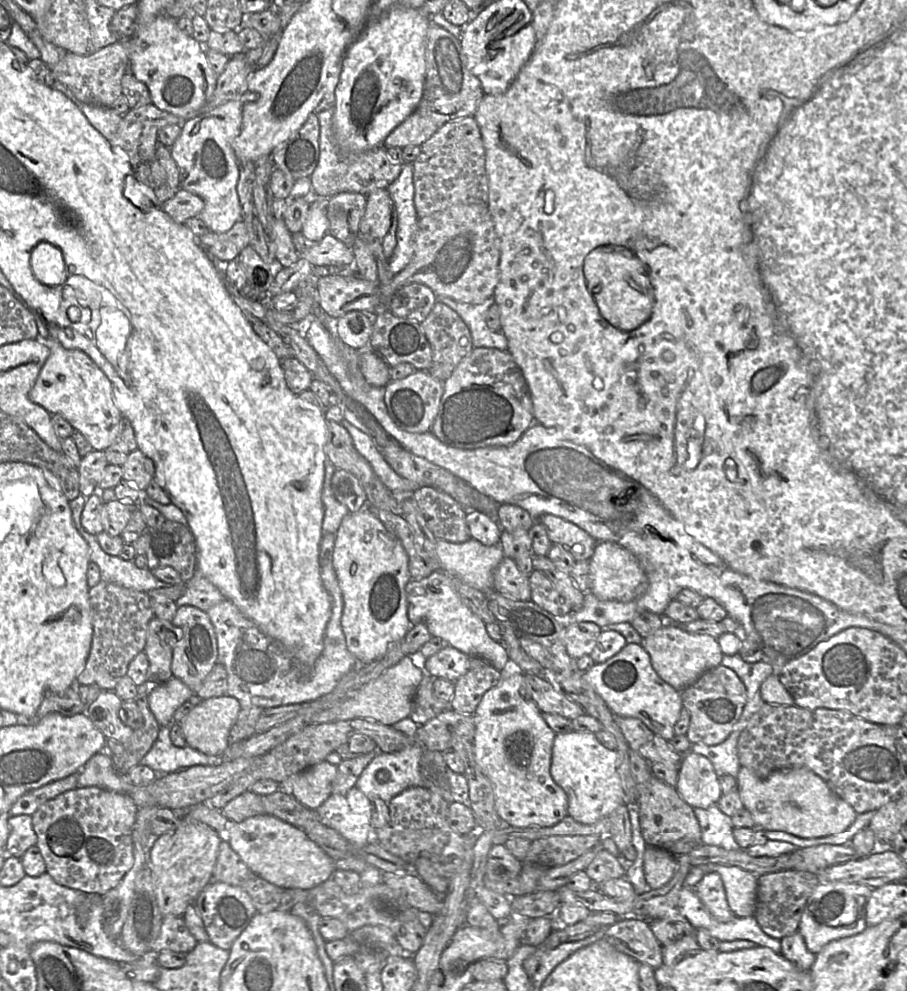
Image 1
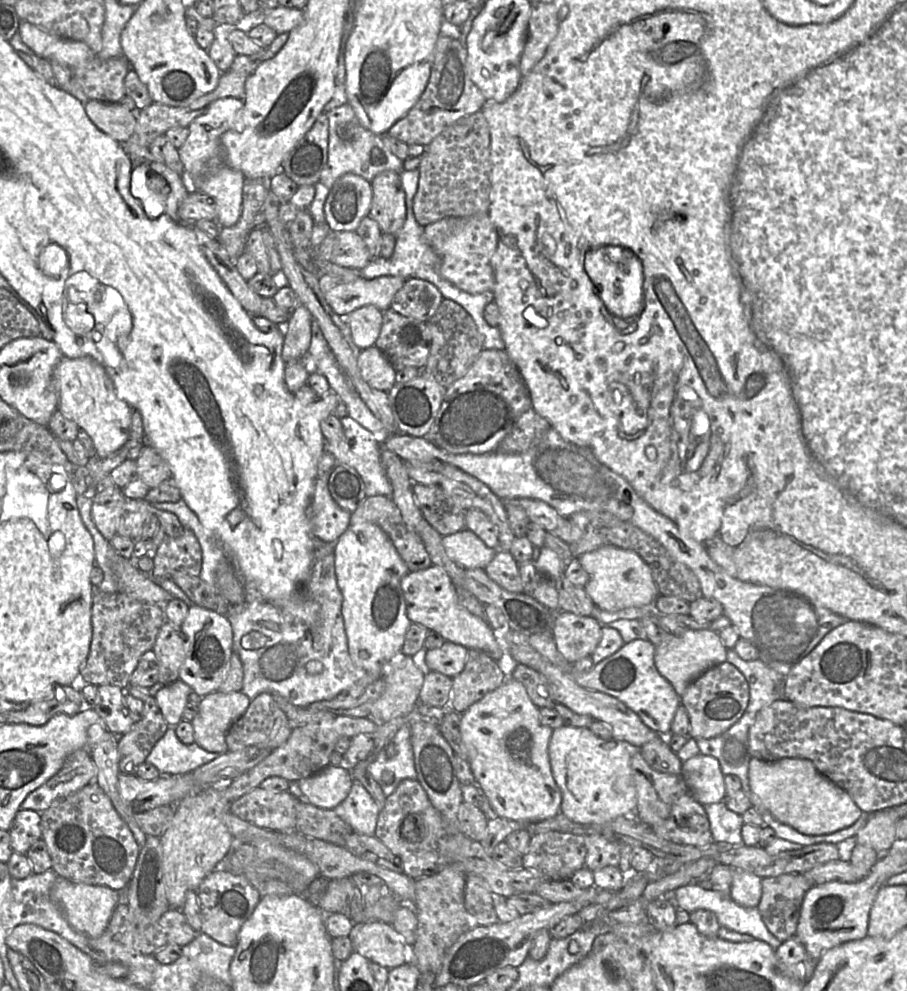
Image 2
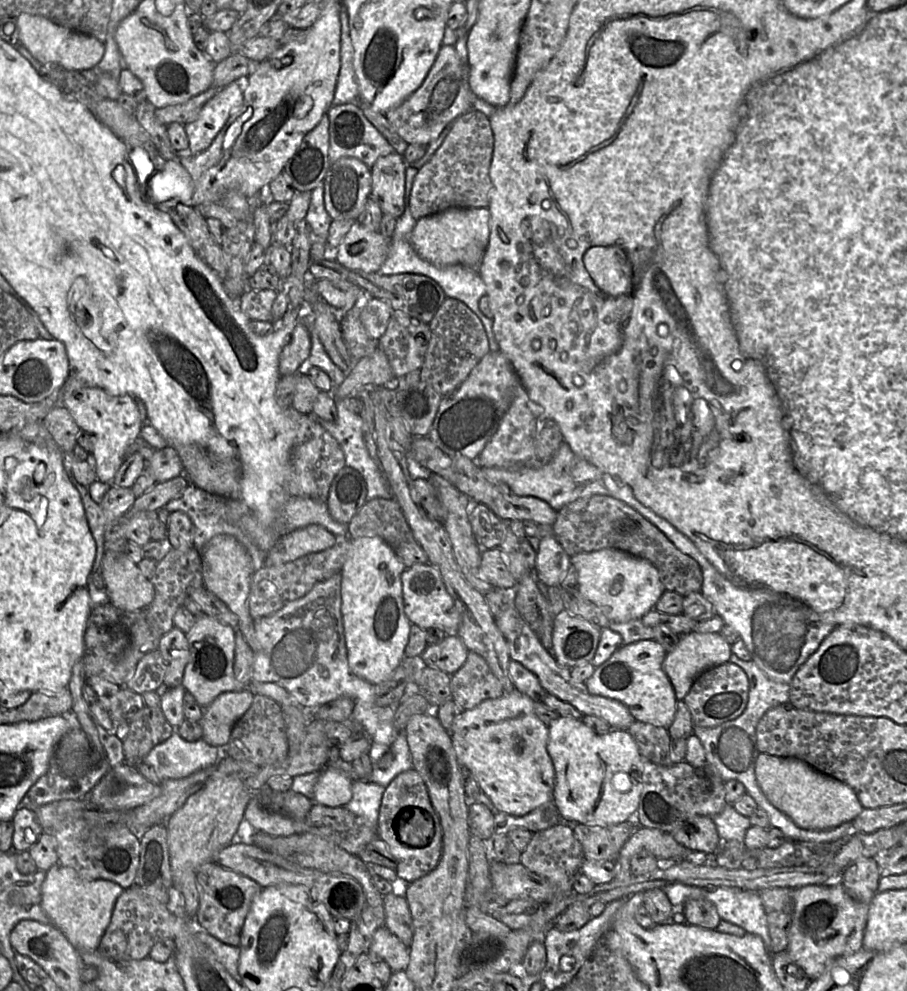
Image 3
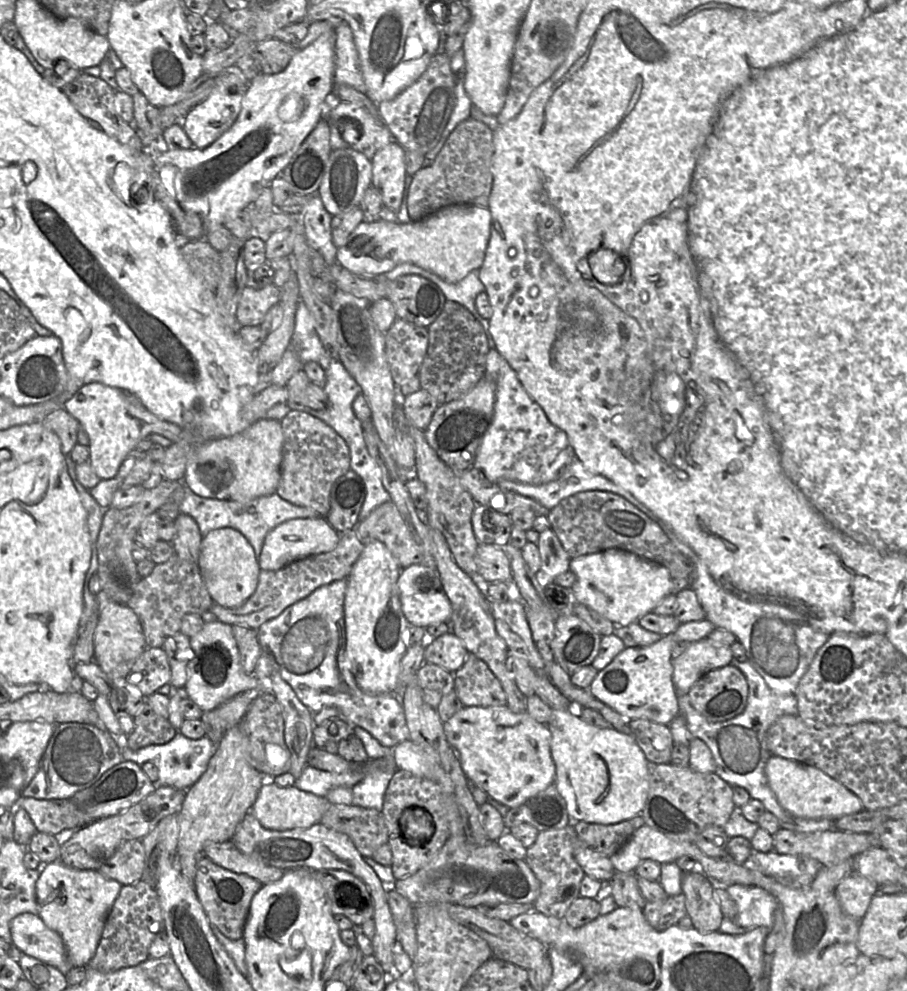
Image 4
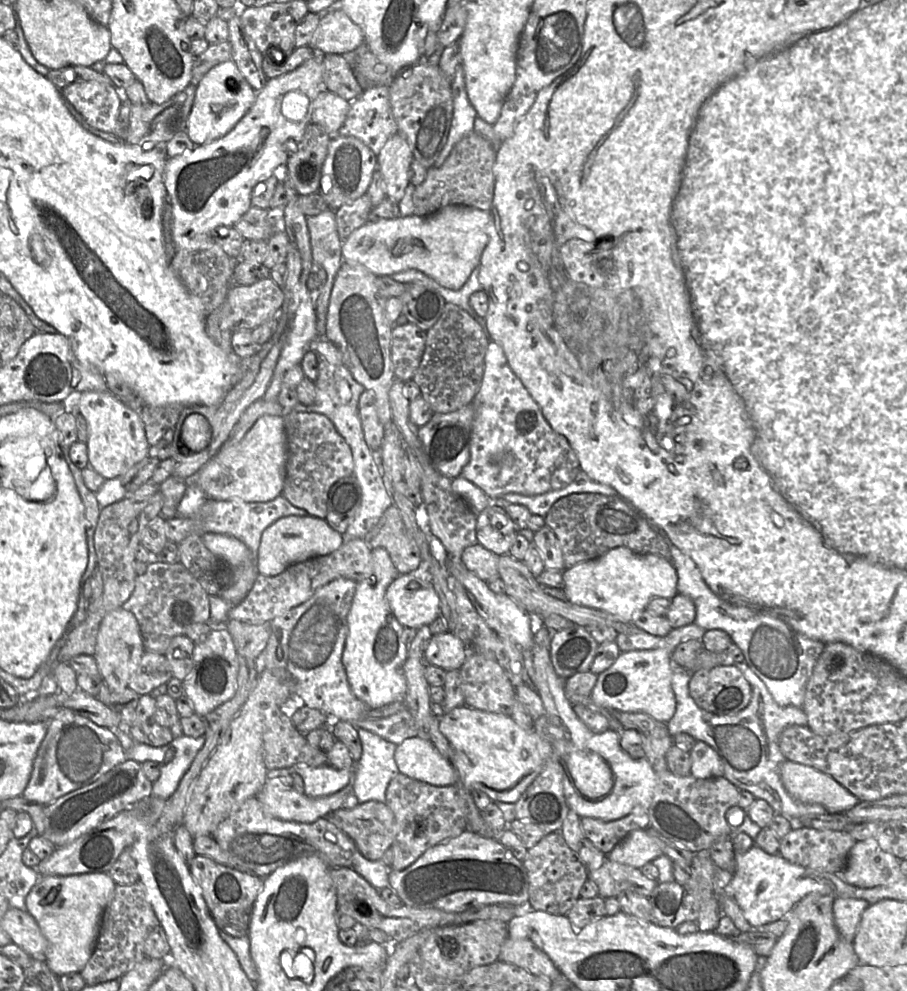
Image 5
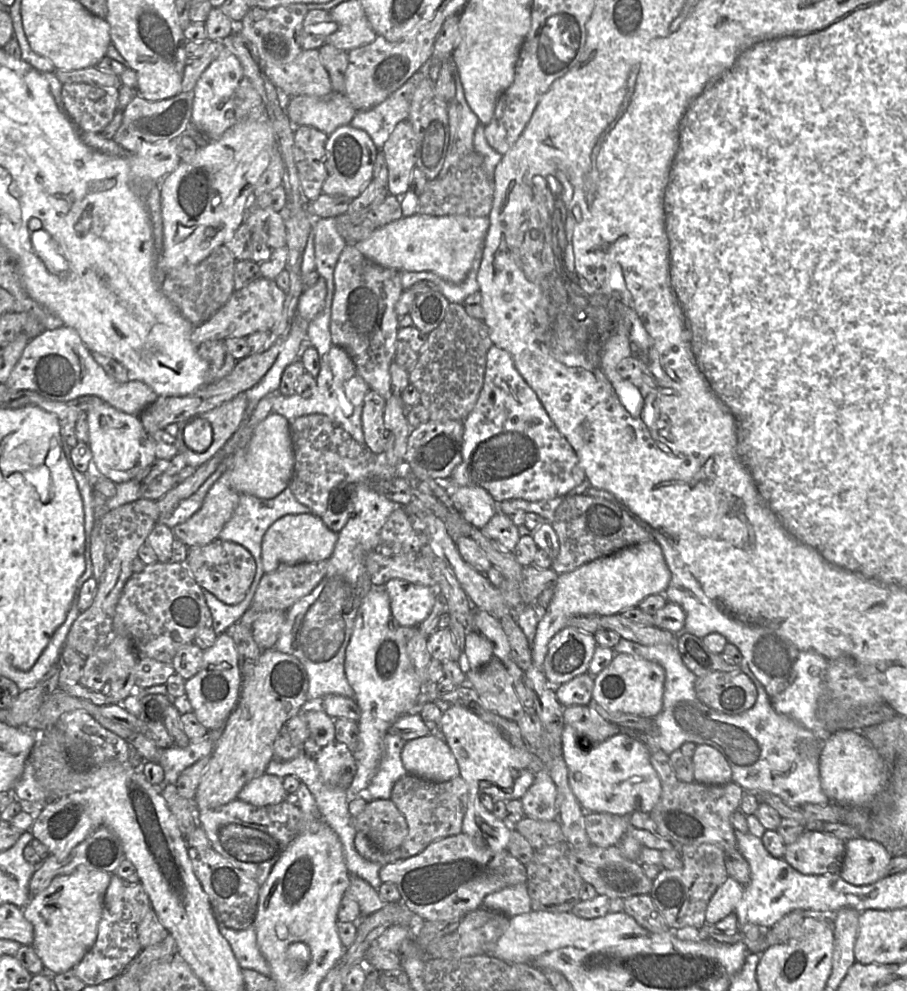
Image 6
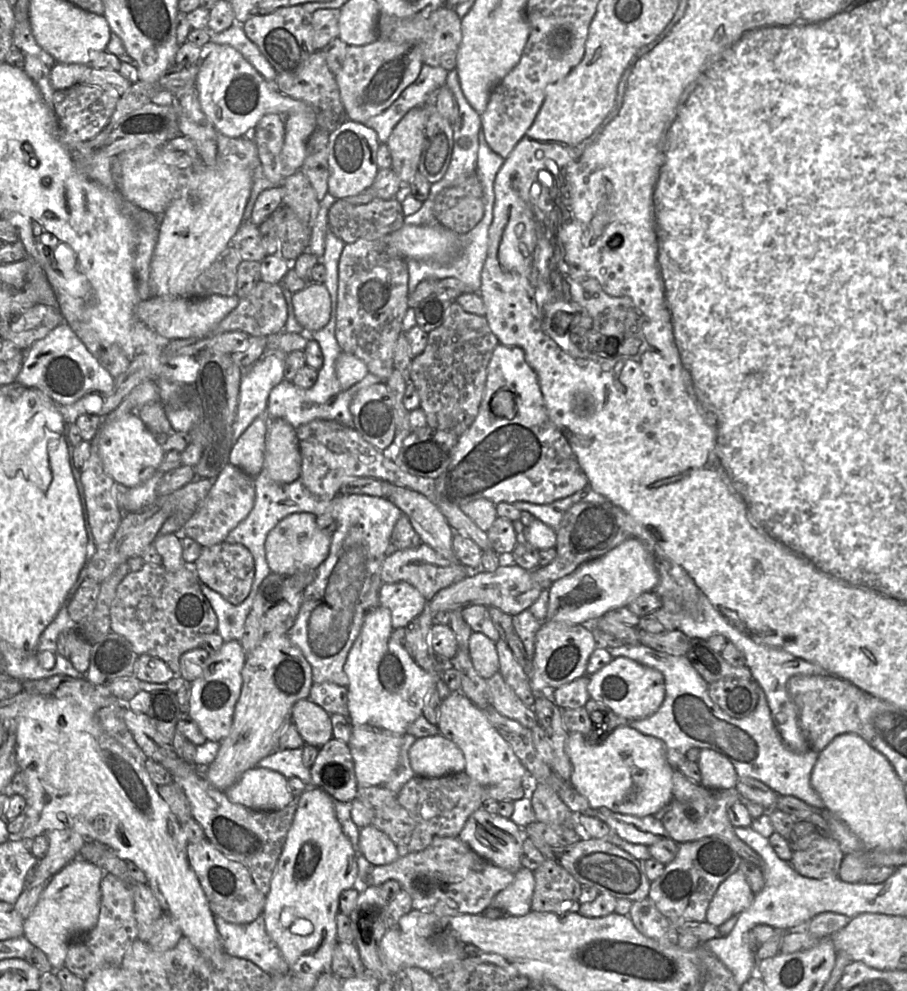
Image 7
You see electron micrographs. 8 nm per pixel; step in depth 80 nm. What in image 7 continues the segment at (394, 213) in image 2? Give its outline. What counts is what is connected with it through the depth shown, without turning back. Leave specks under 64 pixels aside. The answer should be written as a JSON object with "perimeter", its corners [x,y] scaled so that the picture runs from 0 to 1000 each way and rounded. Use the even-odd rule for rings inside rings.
{"perimeter":[[[476,102],[453,110],[436,126],[426,142],[432,160],[431,171],[441,181],[443,188],[450,187],[458,175],[461,173],[461,164],[467,140],[469,128],[473,117],[479,111],[480,107],[476,105]]]}

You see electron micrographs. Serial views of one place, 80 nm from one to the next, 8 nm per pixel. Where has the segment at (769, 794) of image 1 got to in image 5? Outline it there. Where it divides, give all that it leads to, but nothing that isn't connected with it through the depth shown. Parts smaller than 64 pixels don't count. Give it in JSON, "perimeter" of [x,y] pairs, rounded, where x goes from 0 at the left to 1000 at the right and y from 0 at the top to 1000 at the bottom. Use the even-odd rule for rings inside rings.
{"perimeter":[[[867,766],[860,772],[860,783],[871,802],[888,810],[904,811],[915,821],[932,820],[947,809],[917,783],[888,771]]]}

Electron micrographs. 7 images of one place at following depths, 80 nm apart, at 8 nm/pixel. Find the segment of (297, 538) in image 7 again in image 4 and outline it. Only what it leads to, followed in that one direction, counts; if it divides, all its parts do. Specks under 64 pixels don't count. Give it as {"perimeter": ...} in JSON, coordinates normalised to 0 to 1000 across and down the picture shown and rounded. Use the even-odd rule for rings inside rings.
{"perimeter":[[[357,522],[316,525],[294,538],[284,563],[286,571],[288,575],[308,575],[323,566],[367,555],[374,543],[375,539]]]}

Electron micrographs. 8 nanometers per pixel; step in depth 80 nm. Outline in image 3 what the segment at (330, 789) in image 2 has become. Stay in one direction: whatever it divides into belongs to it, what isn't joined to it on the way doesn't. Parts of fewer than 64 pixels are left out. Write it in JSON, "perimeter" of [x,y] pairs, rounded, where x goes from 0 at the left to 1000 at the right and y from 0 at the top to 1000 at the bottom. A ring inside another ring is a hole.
{"perimeter":[[[367,774],[353,778],[346,795],[346,810],[362,814],[381,813],[388,805],[389,786]]]}

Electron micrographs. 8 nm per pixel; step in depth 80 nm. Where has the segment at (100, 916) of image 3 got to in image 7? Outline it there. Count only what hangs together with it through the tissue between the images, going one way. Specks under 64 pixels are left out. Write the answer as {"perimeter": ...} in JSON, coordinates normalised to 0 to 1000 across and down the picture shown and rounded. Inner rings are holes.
{"perimeter":[[[85,865],[56,885],[43,908],[26,927],[26,945],[52,965],[60,979],[71,976],[77,952],[98,940],[107,931],[111,912],[114,878]]]}

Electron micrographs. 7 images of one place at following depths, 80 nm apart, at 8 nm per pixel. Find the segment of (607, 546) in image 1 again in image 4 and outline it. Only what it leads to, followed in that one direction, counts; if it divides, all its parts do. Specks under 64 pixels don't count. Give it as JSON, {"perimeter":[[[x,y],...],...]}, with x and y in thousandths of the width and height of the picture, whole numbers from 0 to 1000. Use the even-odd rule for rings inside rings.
{"perimeter":[[[673,553],[631,563],[628,575],[636,582],[633,591],[630,593],[634,605],[658,617],[674,626],[679,632],[690,632],[703,627],[708,622],[720,617],[732,602],[743,597],[739,577],[733,571],[681,553]]]}

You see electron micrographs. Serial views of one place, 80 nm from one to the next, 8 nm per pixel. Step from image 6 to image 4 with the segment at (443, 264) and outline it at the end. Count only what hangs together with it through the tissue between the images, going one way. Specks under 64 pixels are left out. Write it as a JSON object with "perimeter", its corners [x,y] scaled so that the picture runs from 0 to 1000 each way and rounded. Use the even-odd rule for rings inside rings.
{"perimeter":[[[495,207],[480,215],[464,221],[461,223],[452,223],[451,225],[440,225],[440,224],[411,224],[404,225],[398,224],[389,234],[381,240],[378,248],[372,250],[370,262],[376,268],[386,272],[387,274],[395,277],[421,277],[431,273],[436,268],[442,265],[454,265],[466,271],[475,273],[483,277],[485,281],[495,286],[504,286],[514,280],[521,272],[528,272],[533,265],[536,250],[538,248],[539,240],[541,234],[541,216],[538,209],[530,209],[527,207]]]}

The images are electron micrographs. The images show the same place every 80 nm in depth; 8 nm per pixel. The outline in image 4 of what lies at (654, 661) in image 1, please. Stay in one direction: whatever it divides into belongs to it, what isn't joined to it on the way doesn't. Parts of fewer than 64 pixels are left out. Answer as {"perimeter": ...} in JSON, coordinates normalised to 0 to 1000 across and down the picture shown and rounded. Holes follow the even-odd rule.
{"perimeter":[[[779,643],[760,649],[755,657],[742,665],[741,687],[746,698],[746,704],[751,700],[759,700],[765,689],[778,678],[806,670],[808,663],[805,652],[788,649]]]}

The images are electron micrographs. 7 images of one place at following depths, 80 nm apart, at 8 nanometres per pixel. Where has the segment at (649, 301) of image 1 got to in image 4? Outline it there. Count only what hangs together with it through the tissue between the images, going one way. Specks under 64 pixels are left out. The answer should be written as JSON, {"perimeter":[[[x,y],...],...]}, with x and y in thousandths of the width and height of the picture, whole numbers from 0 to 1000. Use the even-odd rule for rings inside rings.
{"perimeter":[[[663,251],[648,258],[648,265],[656,282],[664,287],[680,287],[689,273],[686,260],[675,252]]]}

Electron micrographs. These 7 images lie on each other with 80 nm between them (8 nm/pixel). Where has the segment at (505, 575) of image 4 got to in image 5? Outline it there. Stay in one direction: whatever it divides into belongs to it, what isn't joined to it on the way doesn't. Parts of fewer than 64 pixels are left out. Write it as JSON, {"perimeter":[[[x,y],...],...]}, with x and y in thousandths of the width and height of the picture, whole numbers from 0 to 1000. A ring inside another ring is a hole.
{"perimeter":[[[528,547],[513,553],[508,564],[515,574],[538,588],[550,581],[550,560],[535,553]]]}

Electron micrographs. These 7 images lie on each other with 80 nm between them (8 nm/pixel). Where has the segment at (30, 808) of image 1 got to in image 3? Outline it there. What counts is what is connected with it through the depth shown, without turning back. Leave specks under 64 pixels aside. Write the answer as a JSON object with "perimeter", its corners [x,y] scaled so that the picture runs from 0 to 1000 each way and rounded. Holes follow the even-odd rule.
{"perimeter":[[[78,726],[78,735],[61,751],[53,777],[31,797],[25,812],[34,817],[65,807],[93,806],[122,776],[114,756],[108,756],[94,738]]]}

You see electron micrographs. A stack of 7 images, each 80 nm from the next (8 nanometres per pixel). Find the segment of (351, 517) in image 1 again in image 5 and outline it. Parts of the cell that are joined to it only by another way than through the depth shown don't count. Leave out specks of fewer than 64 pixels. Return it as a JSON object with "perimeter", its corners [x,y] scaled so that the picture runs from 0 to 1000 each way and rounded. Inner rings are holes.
{"perimeter":[[[411,553],[410,577],[394,588],[393,596],[383,622],[384,640],[377,661],[384,688],[391,702],[410,714],[418,714],[445,705],[449,698],[449,688],[445,680],[445,670],[450,663],[450,651],[444,645],[443,632],[433,621],[426,604],[426,595],[441,578],[434,571],[429,558],[423,553]]]}

